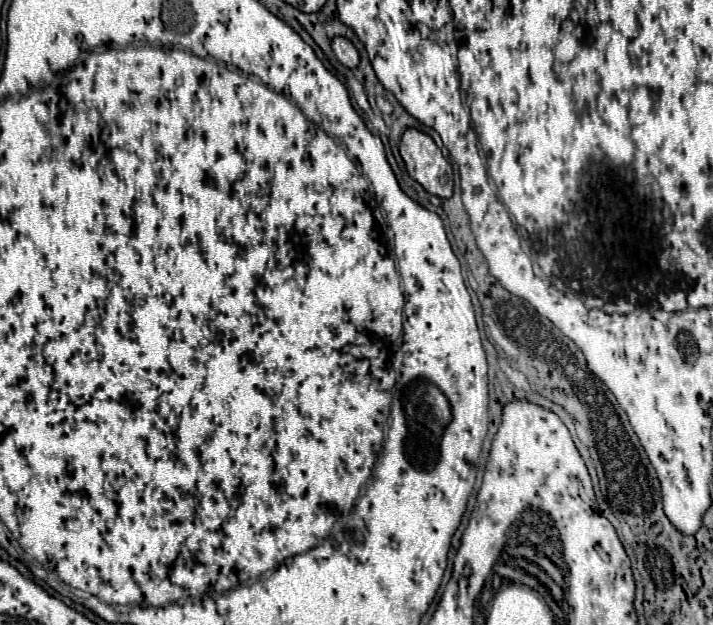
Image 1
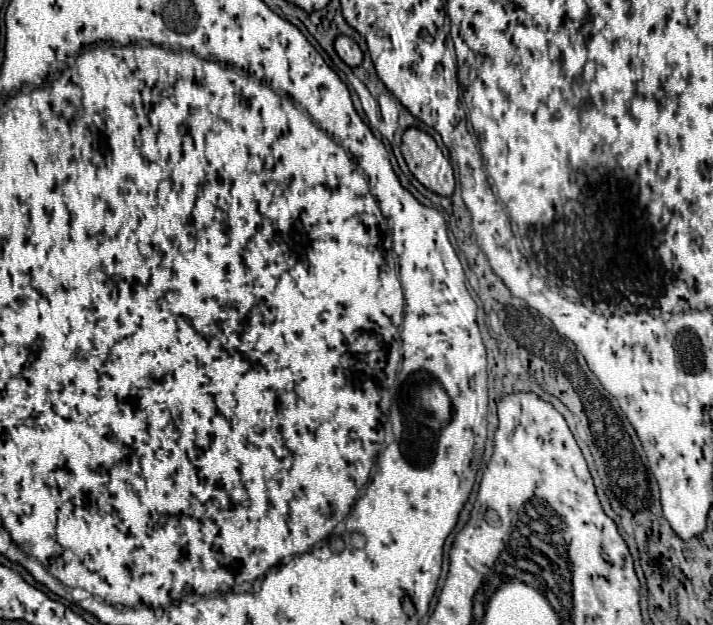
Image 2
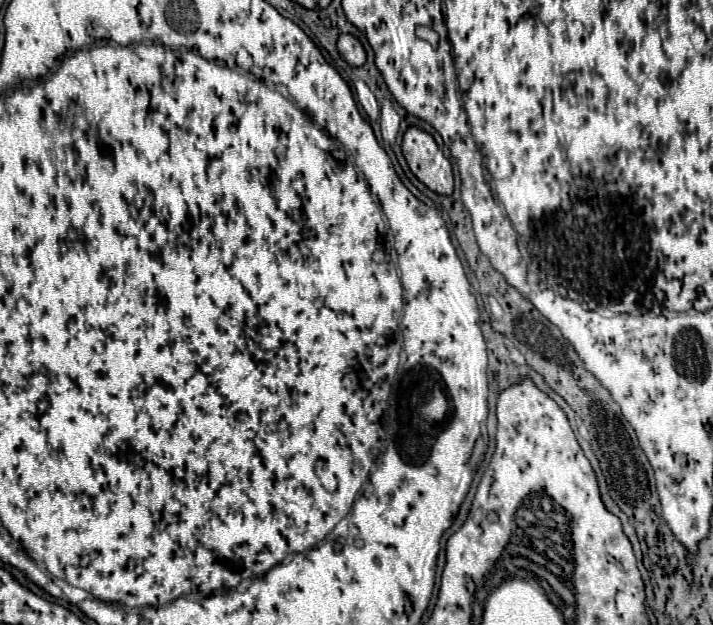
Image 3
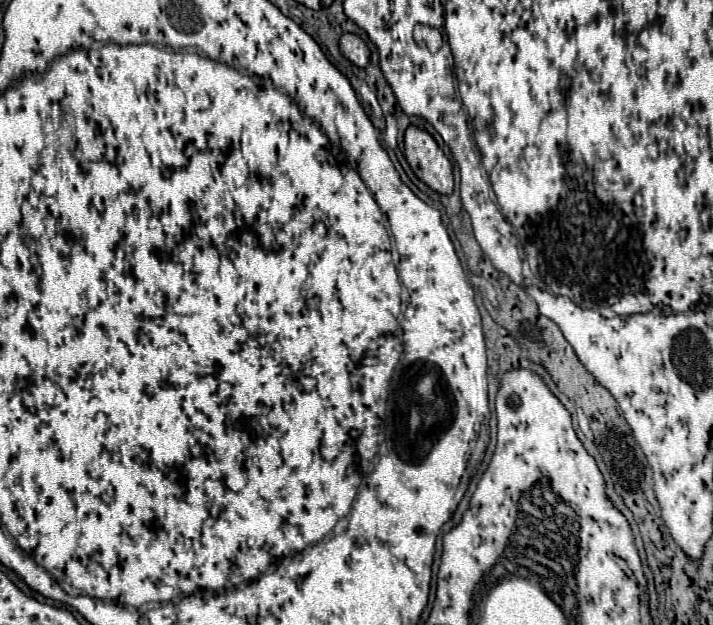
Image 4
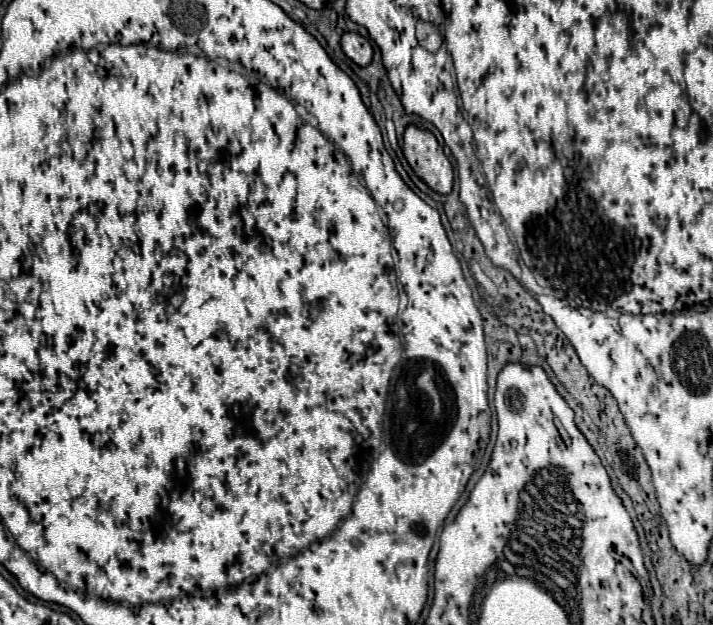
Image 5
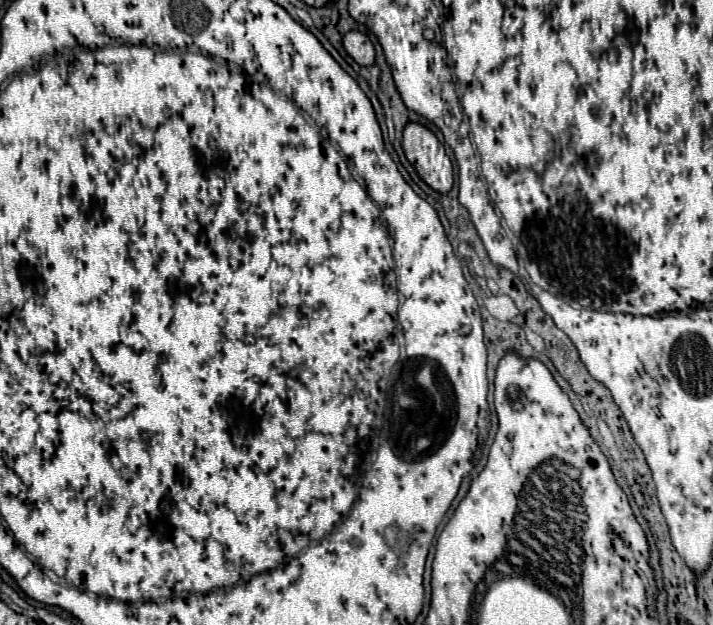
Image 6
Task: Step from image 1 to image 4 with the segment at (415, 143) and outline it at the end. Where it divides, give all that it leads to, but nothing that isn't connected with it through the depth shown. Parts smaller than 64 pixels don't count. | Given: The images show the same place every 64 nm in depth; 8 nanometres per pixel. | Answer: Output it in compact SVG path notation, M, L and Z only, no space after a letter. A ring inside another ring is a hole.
M408 126L404 134L404 156L412 172L426 186L438 194L452 194L452 164L426 130Z

